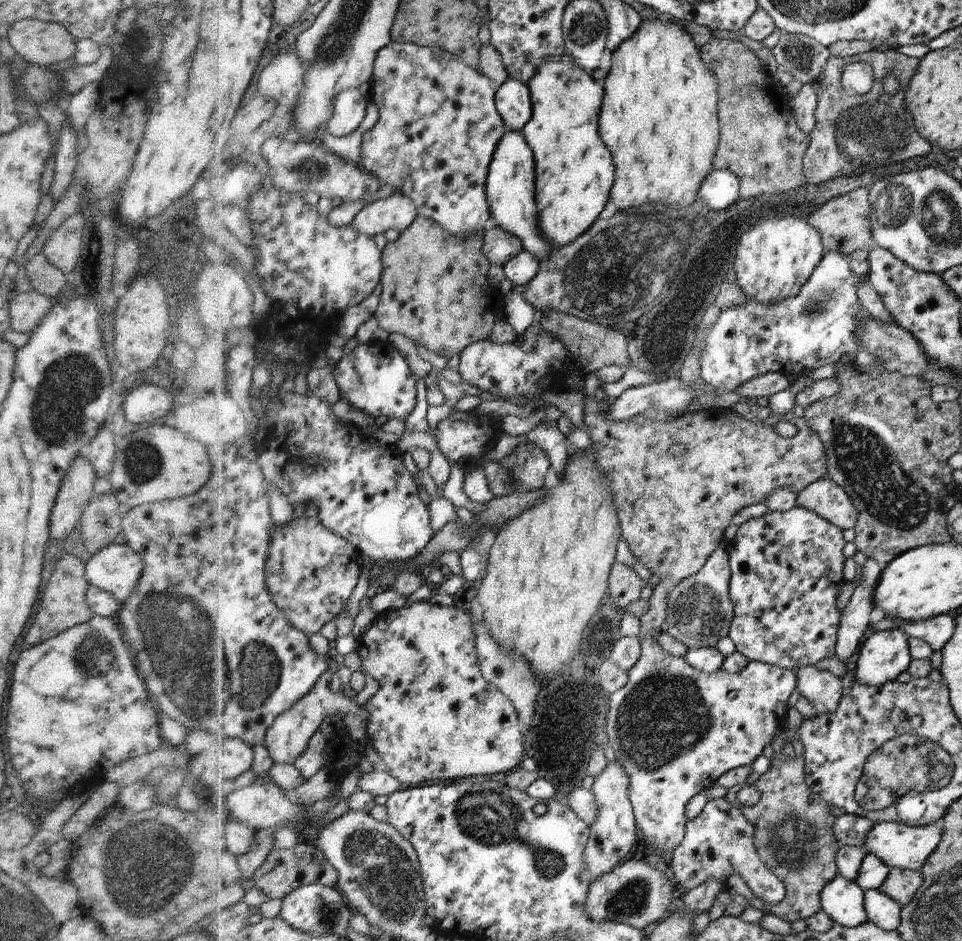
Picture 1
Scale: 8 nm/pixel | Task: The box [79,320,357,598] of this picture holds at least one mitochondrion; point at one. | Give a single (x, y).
(143, 462)

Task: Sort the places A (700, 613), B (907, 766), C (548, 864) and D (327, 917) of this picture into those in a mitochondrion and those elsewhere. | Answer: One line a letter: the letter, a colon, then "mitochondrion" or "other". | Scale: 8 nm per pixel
A: mitochondrion
B: mitochondrion
C: mitochondrion
D: mitochondrion

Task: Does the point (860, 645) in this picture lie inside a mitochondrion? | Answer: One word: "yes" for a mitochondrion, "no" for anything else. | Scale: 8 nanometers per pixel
no

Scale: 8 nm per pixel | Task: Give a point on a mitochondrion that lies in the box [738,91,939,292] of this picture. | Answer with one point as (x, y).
(865, 135)

